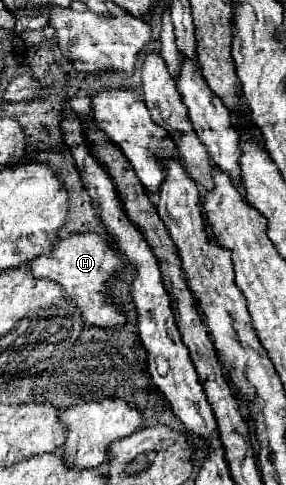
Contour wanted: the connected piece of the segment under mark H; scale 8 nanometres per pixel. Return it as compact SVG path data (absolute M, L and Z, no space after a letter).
M83 233L83 235L67 235L59 237L49 253L37 255L35 259L25 263L27 269L35 277L45 277L63 287L67 295L73 299L75 307L79 307L81 317L87 325L101 325L101 327L115 327L125 323L125 315L111 305L111 299L105 297L103 287L105 281L123 267L123 261L117 259L113 249L107 245L105 239L101 239L95 233Z

